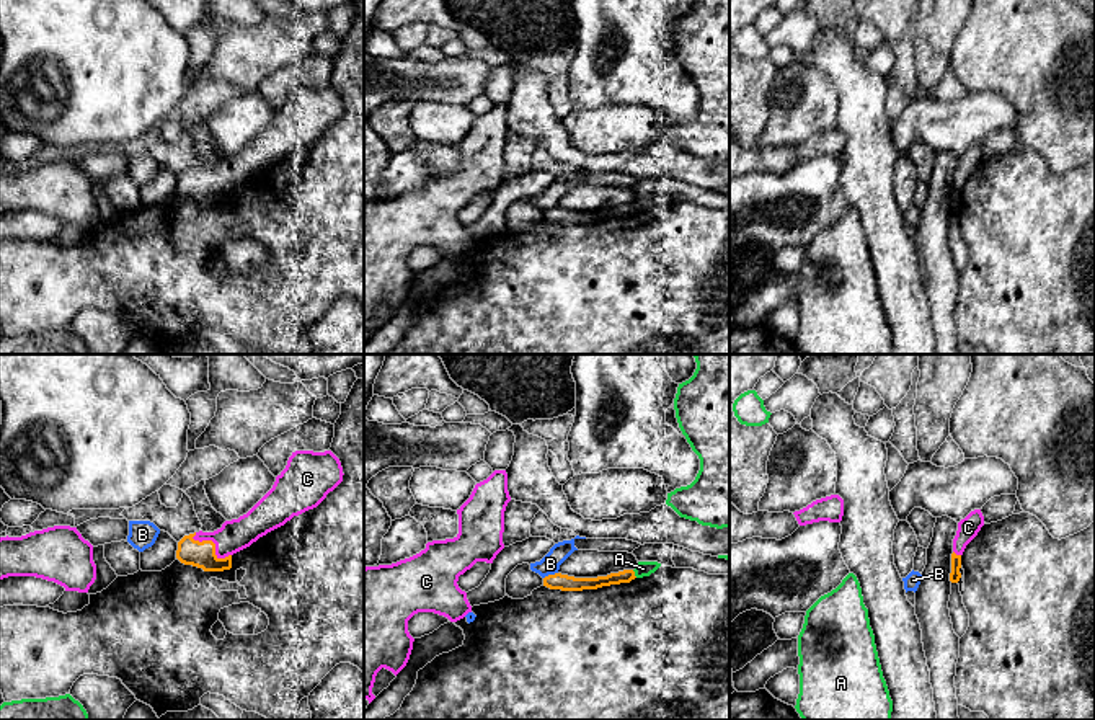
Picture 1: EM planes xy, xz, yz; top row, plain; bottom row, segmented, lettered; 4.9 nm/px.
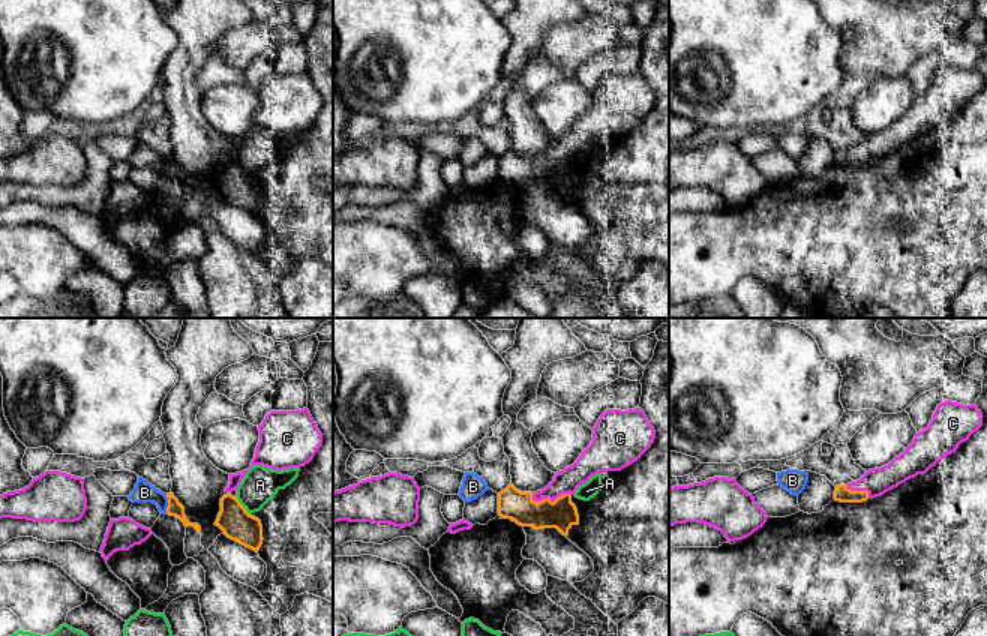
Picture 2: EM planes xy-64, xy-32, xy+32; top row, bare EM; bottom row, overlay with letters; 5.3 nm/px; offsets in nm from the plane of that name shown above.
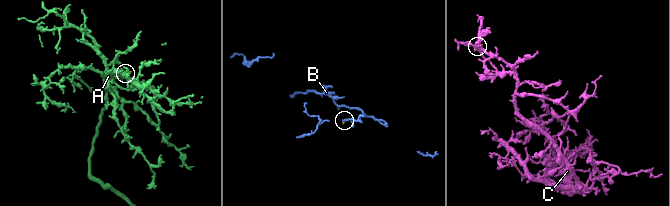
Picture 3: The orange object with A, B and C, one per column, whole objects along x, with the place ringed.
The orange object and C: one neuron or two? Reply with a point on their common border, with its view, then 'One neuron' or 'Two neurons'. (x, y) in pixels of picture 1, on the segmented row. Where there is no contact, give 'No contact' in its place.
Touches orange at xy (214, 546). One neuron

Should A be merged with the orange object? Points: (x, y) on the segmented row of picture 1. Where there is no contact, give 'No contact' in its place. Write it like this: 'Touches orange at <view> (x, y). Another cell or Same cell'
Touches orange at xz (633, 573). Another cell

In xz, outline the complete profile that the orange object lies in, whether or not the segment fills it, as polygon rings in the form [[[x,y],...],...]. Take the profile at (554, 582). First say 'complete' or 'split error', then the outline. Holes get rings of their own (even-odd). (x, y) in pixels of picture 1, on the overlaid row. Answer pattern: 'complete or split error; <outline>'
complete; [[[623,570],[618,573],[610,573],[607,576],[597,576],[597,578],[574,578],[555,573],[543,578],[543,586],[561,591],[583,591],[583,589],[597,589],[610,584],[630,583],[635,578],[636,576],[633,570]]]

